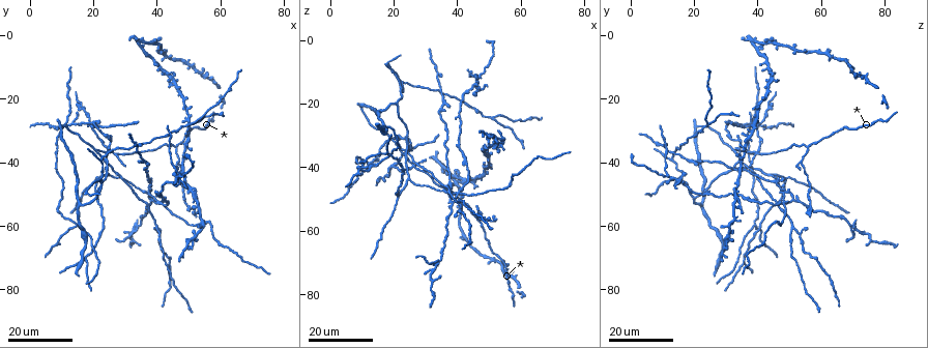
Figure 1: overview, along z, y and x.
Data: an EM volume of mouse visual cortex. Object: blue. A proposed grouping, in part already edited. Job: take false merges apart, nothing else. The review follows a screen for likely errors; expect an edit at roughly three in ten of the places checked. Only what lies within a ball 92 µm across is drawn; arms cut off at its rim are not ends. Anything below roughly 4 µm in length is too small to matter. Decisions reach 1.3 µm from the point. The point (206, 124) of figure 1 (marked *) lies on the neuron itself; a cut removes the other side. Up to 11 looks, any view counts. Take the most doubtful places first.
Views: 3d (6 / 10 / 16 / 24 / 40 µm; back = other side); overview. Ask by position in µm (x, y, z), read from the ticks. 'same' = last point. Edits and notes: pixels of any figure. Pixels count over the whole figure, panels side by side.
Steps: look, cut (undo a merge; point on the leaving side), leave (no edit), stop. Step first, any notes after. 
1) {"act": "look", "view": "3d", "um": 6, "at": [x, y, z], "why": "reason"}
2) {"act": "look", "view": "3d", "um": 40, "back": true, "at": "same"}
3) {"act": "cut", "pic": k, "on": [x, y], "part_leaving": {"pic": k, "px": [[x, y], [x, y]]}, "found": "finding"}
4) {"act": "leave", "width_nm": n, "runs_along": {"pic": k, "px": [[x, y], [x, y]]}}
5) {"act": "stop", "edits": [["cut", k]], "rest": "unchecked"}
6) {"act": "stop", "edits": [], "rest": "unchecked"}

{"act": "look", "view": "3d", "um": 16, "at": [41.0, 52.5, 47.5], "why": "looks like a crossing"}

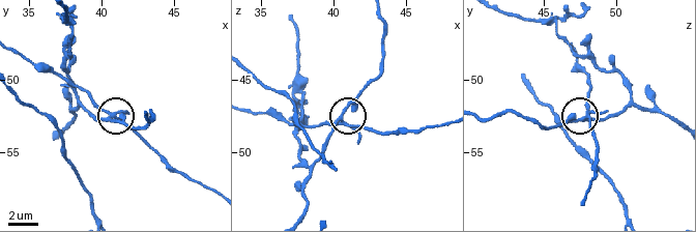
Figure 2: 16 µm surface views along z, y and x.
{"act": "look", "view": "3d", "um": 6, "at": [40.4, 52.8, 47.8]}

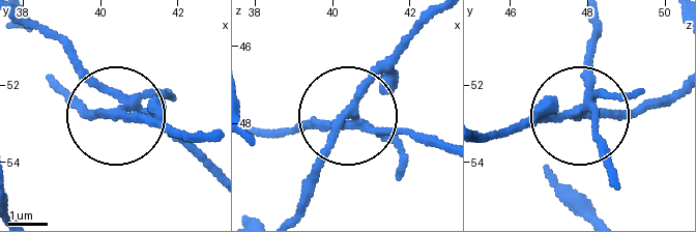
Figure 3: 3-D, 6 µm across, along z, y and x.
{"act": "cut", "pic": 3, "on": [401, 170], "arms": 5, "part_leaving": {"pic": 3, "px": [[356, 125], [343, 128], [299, 207]]}, "found": "two neurons meet here"}

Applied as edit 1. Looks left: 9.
{"act": "look", "view": "overview"}

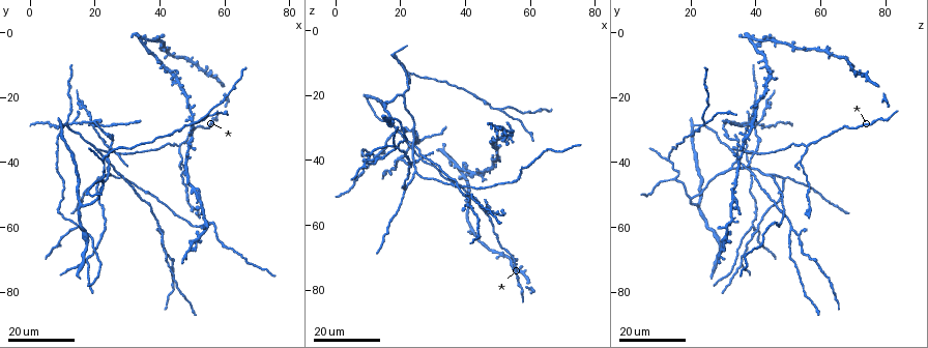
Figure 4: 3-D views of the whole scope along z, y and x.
{"act": "look", "view": "3d", "um": 16, "at": [26.5, 37.0, 39.5], "why": "looks like a crossing"}

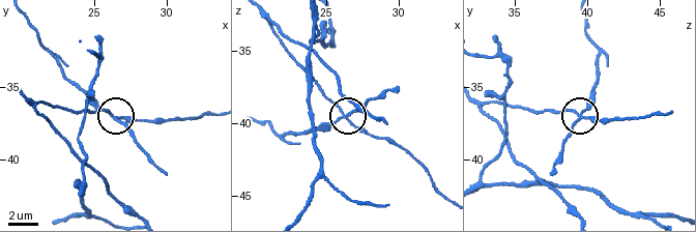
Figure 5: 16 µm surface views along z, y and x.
{"act": "look", "view": "3d", "um": 10, "at": [26.2, 36.8, 39.6], "why": "closer look"}

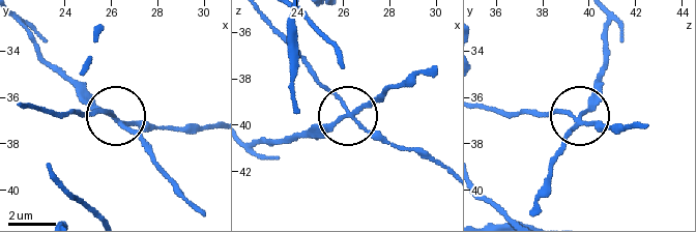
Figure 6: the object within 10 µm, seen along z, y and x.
{"act": "cut", "pic": 6, "on": [145, 139], "part_leaving": {"pic": 6, "px": [[117, 123], [90, 105], [48, 63], [19, 22]]}, "found": "two neurons meet here"}

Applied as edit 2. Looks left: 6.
{"act": "look", "view": "overview"}

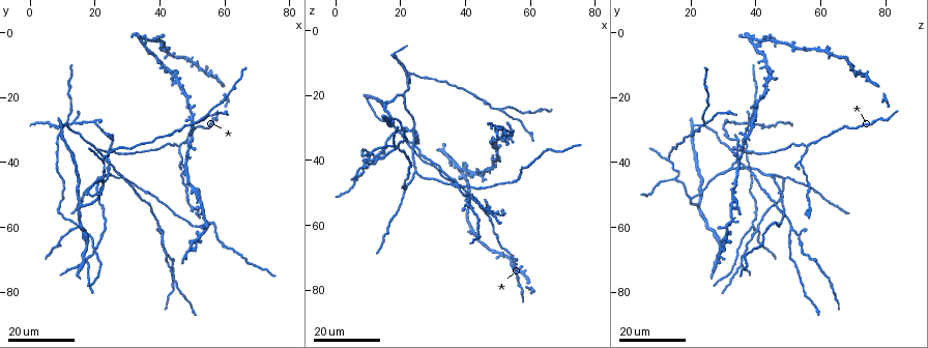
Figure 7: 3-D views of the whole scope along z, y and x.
{"act": "look", "view": "3d", "um": 24, "at": [50.0, 27.5, 24.0], "why": "a fork"}

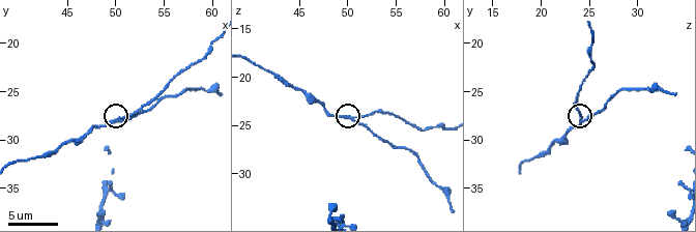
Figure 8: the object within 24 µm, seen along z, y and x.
{"act": "look", "view": "3d", "um": 10, "at": [50.6, 28.0, 24.4], "why": "zoom in"}

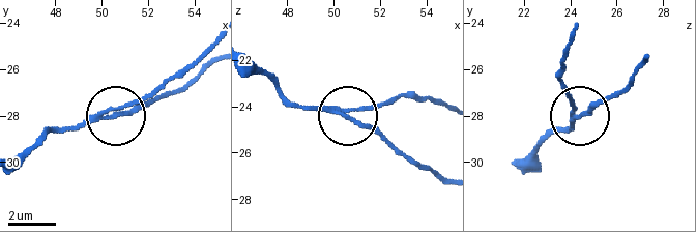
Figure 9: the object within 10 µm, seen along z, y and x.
{"act": "leave", "width_nm": 160, "runs_along": {"pic": 9, "px": [[520, 165], [548, 137], [617, 95]]}, "found": "one neuron here"}

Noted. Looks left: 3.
{"act": "look", "view": "3d", "um": 16, "at": [25.0, 42.5, 33.0], "why": "branch point"}

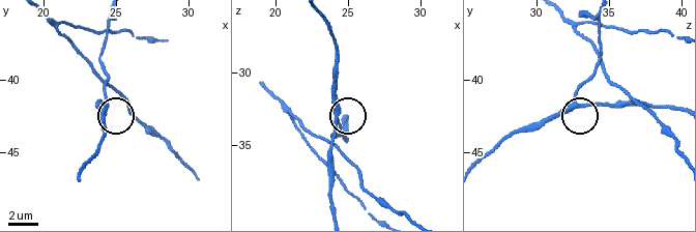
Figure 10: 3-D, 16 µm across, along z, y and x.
{"act": "look", "view": "3d", "um": 6, "at": [24.2, 41.8, 32.8], "why": "zoom in"}

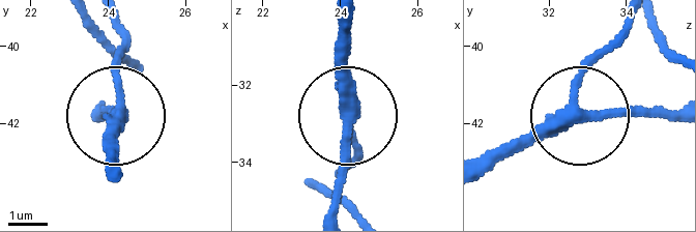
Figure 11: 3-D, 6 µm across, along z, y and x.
{"act": "leave", "side_arm_um": 85, "arms": 3, "found": "one neuron here"}

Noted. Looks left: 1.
{"act": "look", "view": "3d", "um": 10, "at": [21.4, 36.2, 33.6], "why": "sudden change in width"}

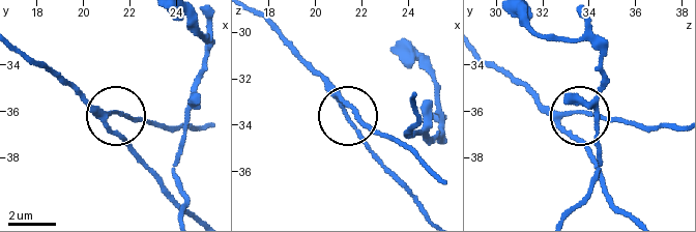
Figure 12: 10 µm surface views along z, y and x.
{"act": "leave", "runs_along": {"pic": 12, "px": [[201, 125], [160, 125], [100, 113], [84, 104]]}, "found": "one neuron here"}

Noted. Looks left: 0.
{"act": "stop", "edits": [["cut", 3], ["cut", 6]], "rest": "unchecked"}

